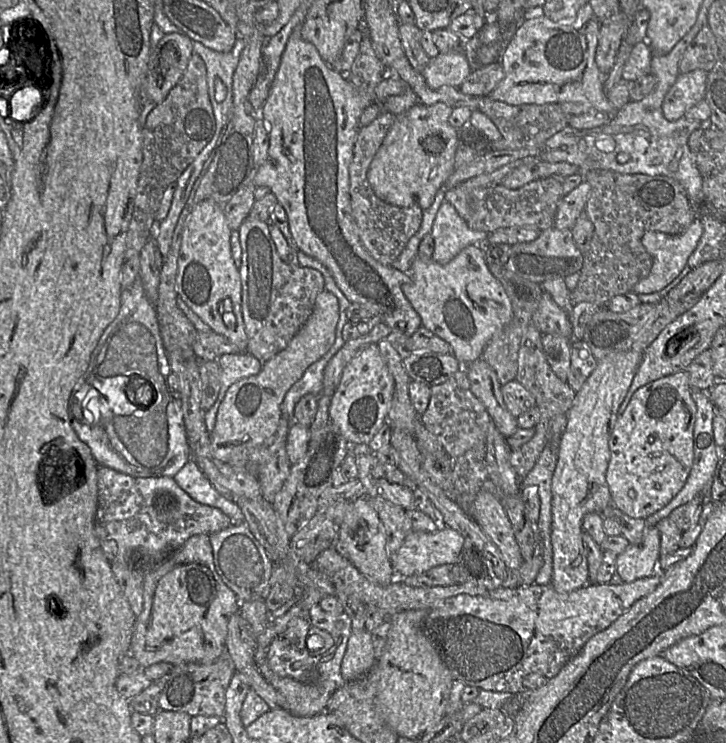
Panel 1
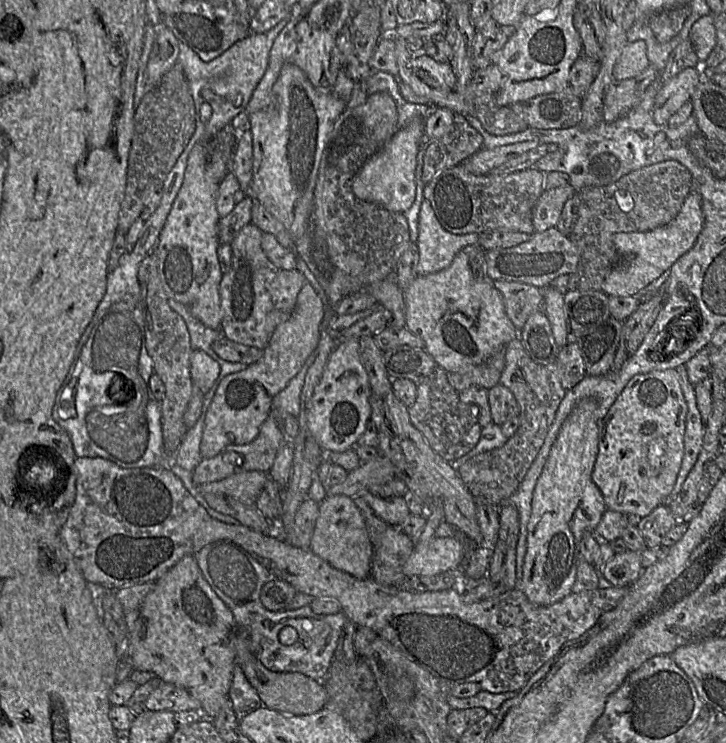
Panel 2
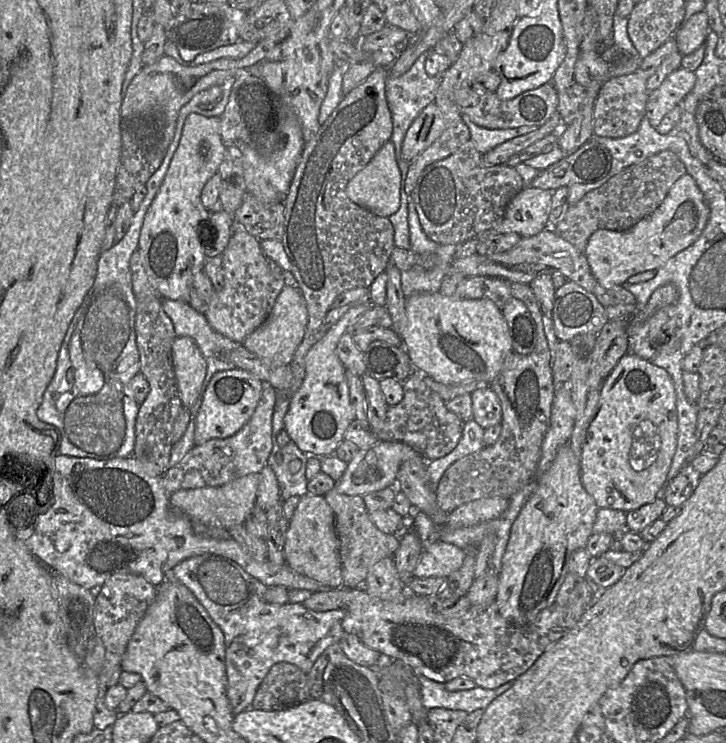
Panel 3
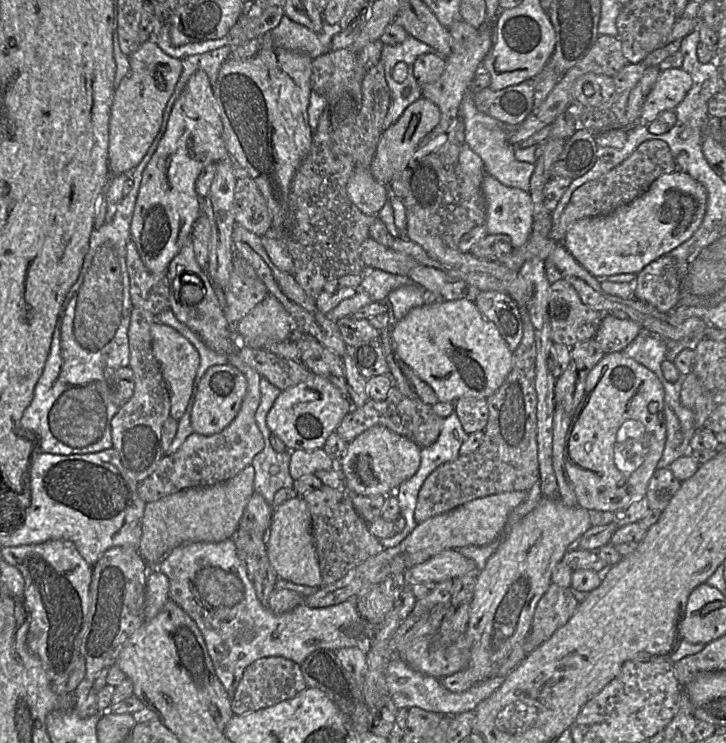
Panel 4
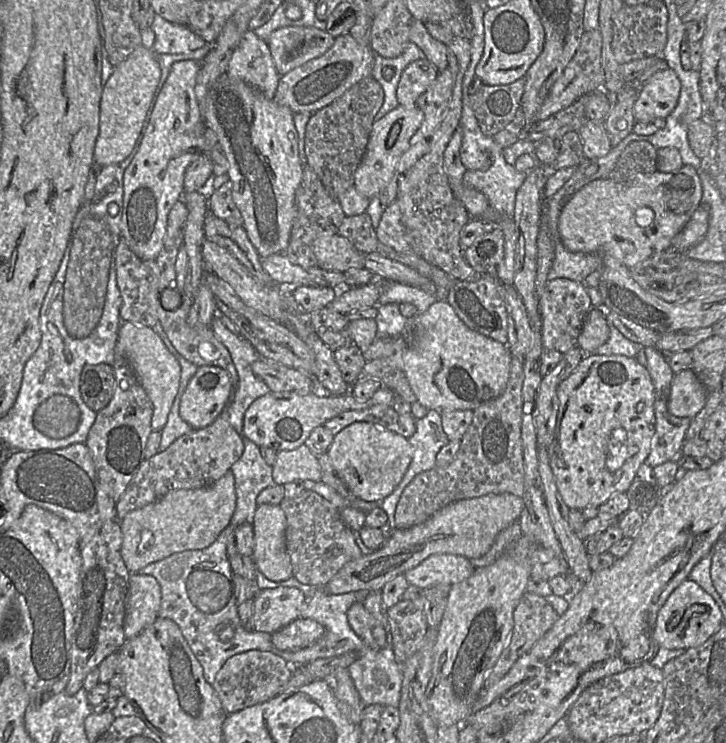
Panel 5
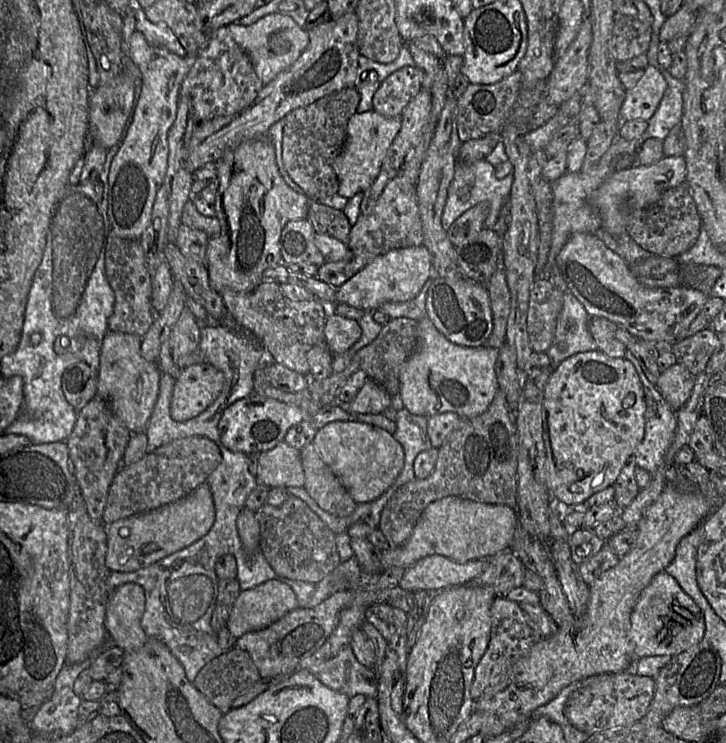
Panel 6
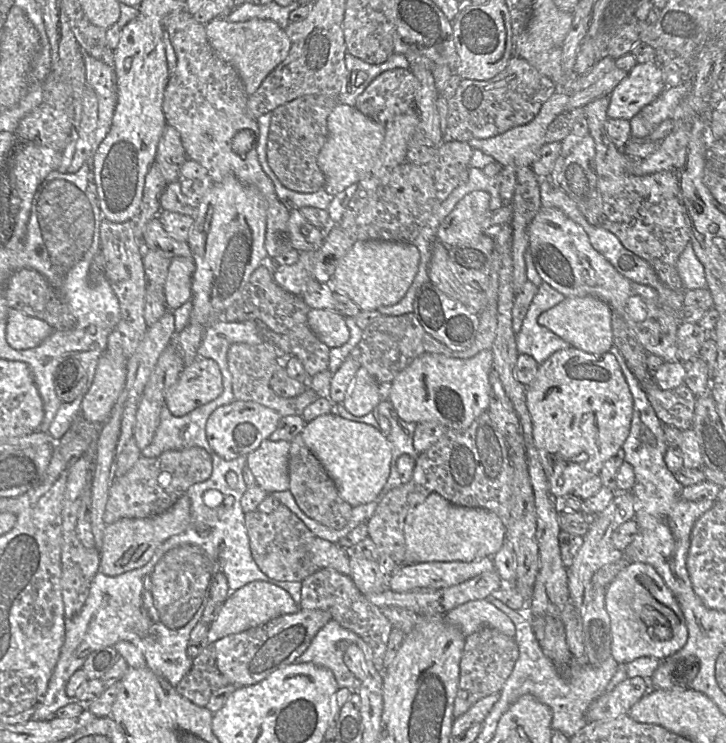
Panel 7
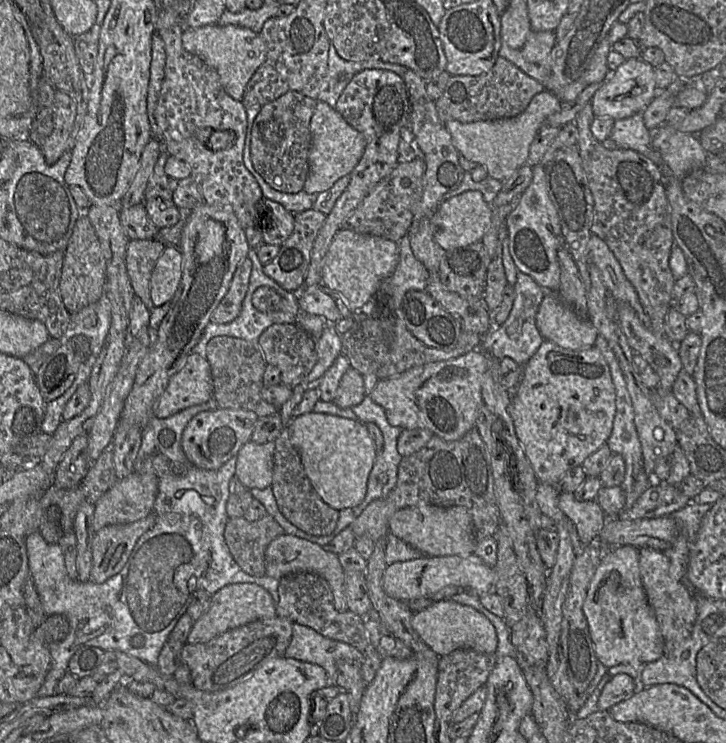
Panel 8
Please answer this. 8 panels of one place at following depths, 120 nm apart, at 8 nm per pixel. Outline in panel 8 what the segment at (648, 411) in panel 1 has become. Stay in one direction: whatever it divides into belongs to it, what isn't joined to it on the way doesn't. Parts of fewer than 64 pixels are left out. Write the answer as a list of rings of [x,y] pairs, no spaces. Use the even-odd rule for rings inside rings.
[[[544,340],[536,353],[523,365],[520,387],[512,397],[509,405],[509,414],[513,420],[515,433],[523,446],[524,452],[530,461],[539,483],[555,485],[561,477],[571,468],[582,466],[583,461],[601,446],[605,445],[613,428],[616,412],[615,387],[612,381],[609,365],[600,350],[593,346],[586,350],[571,350],[563,348],[549,340]]]

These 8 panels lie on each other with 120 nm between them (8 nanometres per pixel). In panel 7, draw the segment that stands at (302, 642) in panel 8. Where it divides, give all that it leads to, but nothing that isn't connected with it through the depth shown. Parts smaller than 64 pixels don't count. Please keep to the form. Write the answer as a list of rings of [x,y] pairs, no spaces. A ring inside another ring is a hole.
[[[334,620],[318,631],[309,647],[295,663],[312,663],[327,668],[333,673],[339,687],[358,692],[362,683],[343,661],[344,653],[350,645],[357,645],[363,651],[367,671],[374,667],[373,653],[369,645]]]

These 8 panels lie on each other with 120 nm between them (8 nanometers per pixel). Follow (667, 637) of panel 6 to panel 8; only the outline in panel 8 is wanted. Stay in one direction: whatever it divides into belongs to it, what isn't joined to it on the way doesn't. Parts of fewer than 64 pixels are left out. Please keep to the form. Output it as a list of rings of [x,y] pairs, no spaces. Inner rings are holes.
[[[608,546],[589,583],[583,613],[597,660],[608,669],[618,664],[648,664],[664,654],[664,640],[643,589],[637,548]]]

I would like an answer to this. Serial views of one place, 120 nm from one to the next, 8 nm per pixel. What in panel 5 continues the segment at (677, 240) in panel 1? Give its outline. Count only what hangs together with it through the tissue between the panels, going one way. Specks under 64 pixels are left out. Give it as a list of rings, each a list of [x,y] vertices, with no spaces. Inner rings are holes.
[[[683,165],[675,172],[639,173],[624,182],[615,182],[608,177],[596,179],[579,189],[564,205],[559,219],[559,235],[572,252],[608,255],[631,268],[652,254],[669,249],[672,239],[702,203],[702,197],[699,173],[691,165]]]

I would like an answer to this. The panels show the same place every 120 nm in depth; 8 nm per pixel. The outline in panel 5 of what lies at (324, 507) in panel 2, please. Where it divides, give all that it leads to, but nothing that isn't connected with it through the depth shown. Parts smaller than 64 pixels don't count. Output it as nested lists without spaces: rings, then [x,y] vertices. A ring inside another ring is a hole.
[[[258,505],[253,516],[254,548],[252,558],[257,570],[272,581],[293,577],[286,549],[286,515],[279,505]]]

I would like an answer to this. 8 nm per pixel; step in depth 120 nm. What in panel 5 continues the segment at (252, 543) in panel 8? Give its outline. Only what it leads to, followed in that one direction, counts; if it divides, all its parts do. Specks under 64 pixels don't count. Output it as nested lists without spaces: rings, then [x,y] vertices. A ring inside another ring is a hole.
[[[306,490],[294,498],[285,498],[279,506],[286,515],[285,541],[293,577],[300,583],[316,586],[319,589],[325,588],[345,564],[363,556],[358,533],[348,528],[340,518],[340,511],[316,492]]]

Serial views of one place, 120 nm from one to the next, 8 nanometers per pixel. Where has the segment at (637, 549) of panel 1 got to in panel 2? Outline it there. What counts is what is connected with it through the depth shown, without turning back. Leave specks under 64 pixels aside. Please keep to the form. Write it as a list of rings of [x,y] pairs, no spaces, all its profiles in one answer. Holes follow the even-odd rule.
[[[626,550],[615,555],[604,566],[601,574],[612,586],[629,586],[643,571],[641,551]]]

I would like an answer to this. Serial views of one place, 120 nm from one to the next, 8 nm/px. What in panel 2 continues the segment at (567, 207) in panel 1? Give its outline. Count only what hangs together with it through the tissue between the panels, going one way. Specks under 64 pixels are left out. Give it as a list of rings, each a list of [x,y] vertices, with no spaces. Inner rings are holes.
[[[571,185],[545,189],[533,208],[534,231],[556,227],[566,201],[575,194]]]

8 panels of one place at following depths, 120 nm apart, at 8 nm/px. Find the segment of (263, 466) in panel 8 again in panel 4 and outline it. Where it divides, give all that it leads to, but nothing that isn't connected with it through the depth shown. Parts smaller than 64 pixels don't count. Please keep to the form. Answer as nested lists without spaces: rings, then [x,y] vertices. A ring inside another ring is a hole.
[[[322,448],[314,450],[295,450],[291,452],[288,470],[296,481],[303,476],[315,474],[321,470],[338,468],[336,460],[332,459]]]

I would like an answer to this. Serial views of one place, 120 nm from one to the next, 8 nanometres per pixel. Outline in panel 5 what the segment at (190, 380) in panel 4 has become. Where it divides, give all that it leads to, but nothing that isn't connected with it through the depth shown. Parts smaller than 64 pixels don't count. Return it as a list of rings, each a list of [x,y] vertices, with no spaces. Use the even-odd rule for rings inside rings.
[[[122,322],[115,346],[116,358],[125,360],[146,391],[153,405],[152,429],[161,431],[178,394],[181,366],[161,336],[152,328],[132,322]]]

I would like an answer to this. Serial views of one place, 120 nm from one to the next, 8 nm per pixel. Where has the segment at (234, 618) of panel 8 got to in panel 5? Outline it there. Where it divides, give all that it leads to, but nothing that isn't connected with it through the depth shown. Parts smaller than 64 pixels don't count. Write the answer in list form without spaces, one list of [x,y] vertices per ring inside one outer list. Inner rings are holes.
[[[294,587],[263,589],[253,598],[250,629],[273,634],[301,617],[308,598]]]

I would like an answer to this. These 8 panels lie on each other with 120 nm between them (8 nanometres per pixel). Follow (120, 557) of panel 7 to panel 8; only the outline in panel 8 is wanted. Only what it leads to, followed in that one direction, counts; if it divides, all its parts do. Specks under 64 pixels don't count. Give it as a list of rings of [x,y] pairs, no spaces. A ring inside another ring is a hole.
[[[151,512],[142,520],[108,525],[97,531],[92,543],[91,581],[103,583],[119,573],[139,538],[155,525],[156,520],[156,515]]]

